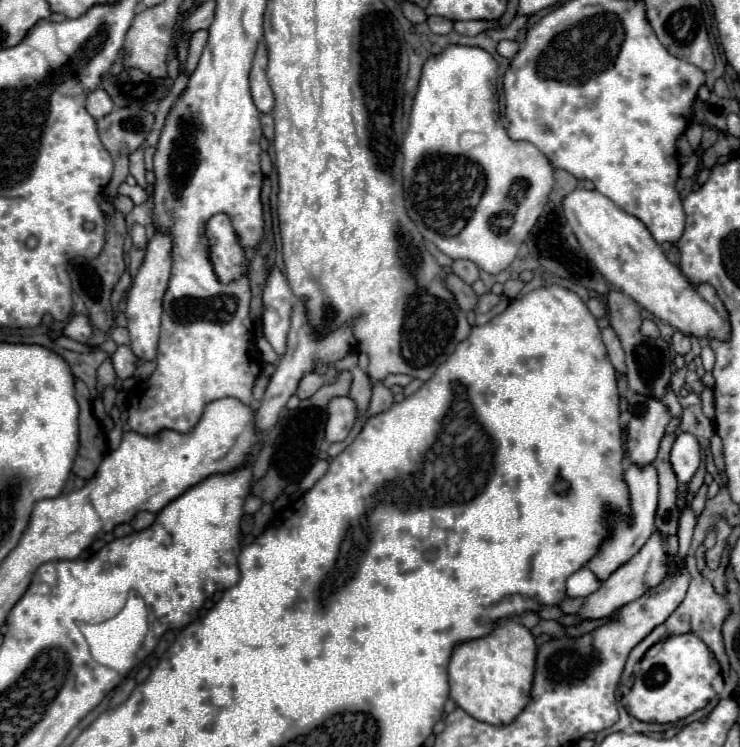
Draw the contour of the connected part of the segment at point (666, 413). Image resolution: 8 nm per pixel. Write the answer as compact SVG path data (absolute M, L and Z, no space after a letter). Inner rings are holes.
M630 394L628 404L634 404L630 406L632 418L628 422L626 434L628 454L634 464L644 466L654 462L672 414L662 400L652 400L652 396Z

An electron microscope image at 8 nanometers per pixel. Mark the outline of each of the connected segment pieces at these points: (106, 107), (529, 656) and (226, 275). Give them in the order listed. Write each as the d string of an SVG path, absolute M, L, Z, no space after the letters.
M96 88L96 90L90 92L88 98L86 98L86 110L88 110L88 114L92 114L96 120L102 118L102 116L106 116L112 108L114 108L114 104L112 104L110 96L108 96L102 88Z
M502 620L498 622L492 634L464 642L454 648L448 666L450 698L456 702L456 706L464 708L464 712L476 716L476 720L484 720L486 724L510 724L524 710L524 704L528 704L528 692L532 690L534 668L536 668L536 644L532 632L516 620Z
M216 214L206 224L206 238L210 250L210 262L216 278L222 284L230 284L250 272L246 252L240 246L240 238L232 228L232 222L224 214Z

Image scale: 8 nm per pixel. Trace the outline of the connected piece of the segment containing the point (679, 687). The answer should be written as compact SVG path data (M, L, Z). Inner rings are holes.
M692 632L672 636L664 642L662 650L656 656L646 656L640 660L640 672L636 674L634 686L628 693L628 710L623 700L627 695L622 695L619 689L616 692L616 703L619 709L625 710L632 716L632 720L642 722L678 722L690 716L692 712L704 708L712 698L716 698L714 692L714 678L720 674L720 664L716 662L714 654L708 650L708 646L696 638Z

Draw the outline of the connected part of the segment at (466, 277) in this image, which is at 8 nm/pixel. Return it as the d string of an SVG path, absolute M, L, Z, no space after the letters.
M456 260L452 264L452 270L468 284L474 284L480 278L480 268L476 268L476 264L472 264L470 260Z

